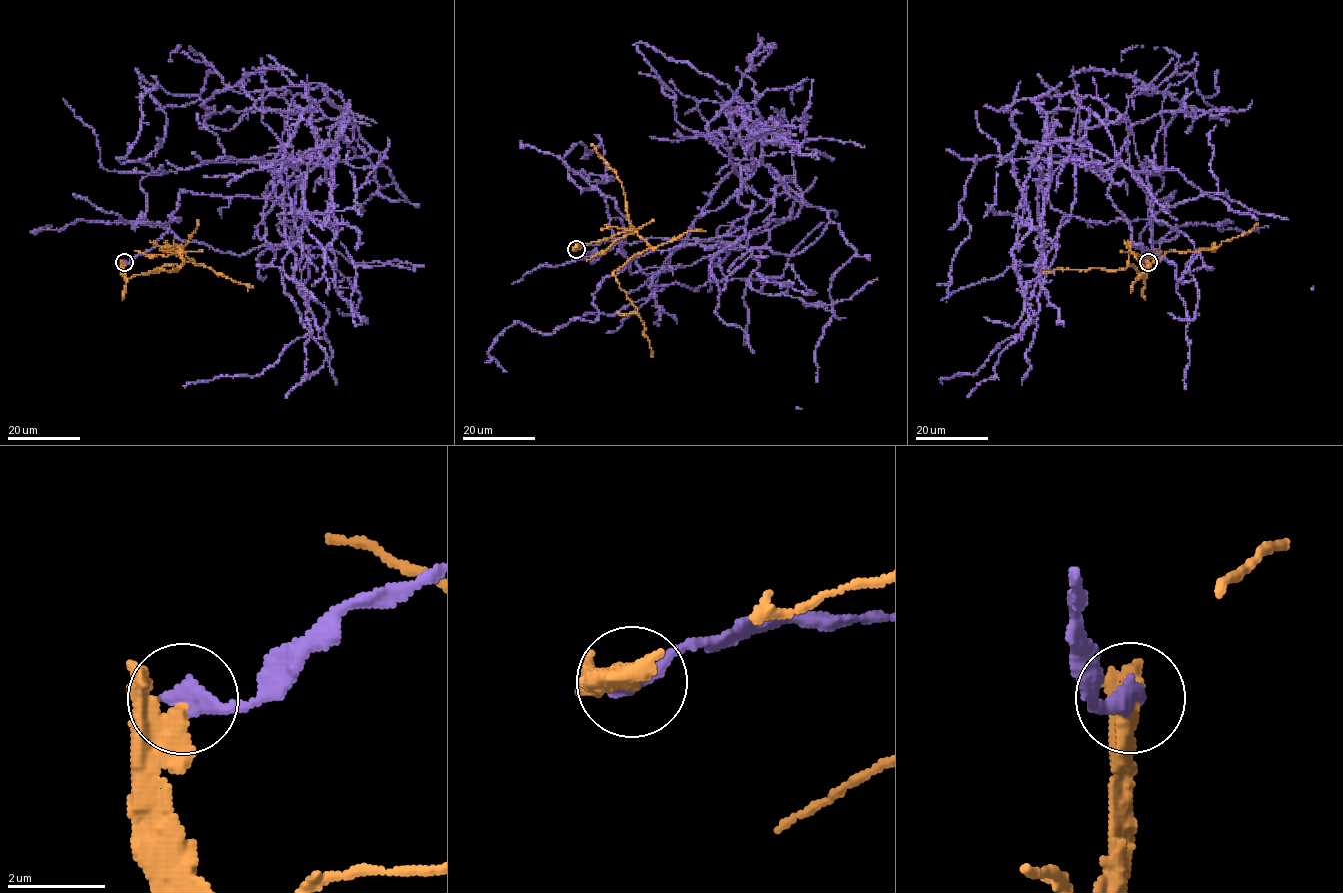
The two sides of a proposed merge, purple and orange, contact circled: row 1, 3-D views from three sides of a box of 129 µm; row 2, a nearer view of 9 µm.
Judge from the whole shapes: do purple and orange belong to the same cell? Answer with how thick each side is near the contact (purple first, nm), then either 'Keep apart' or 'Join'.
Thickness 380 nm (purple) against 360 nm. Keep apart

